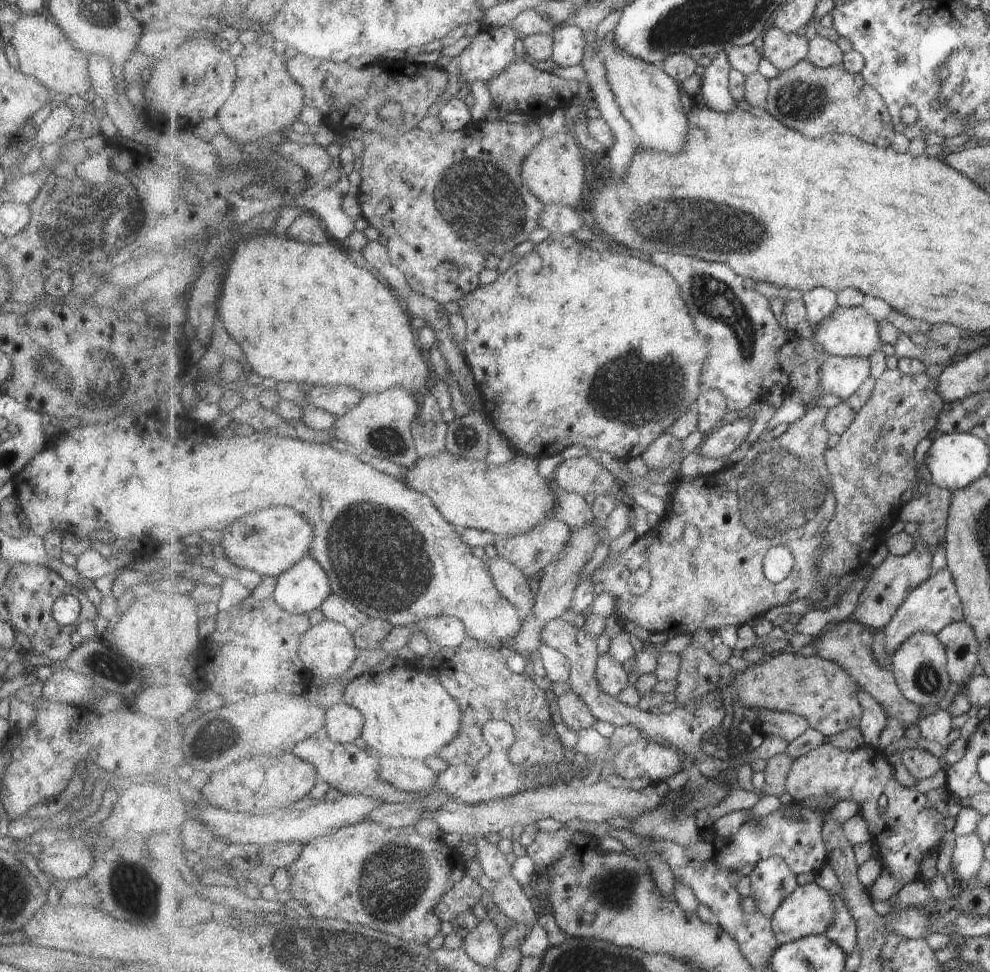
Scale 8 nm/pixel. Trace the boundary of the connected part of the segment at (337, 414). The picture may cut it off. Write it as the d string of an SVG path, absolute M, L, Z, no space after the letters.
M319 385L310 390L308 399L336 419L342 419L364 399L364 394L349 385Z

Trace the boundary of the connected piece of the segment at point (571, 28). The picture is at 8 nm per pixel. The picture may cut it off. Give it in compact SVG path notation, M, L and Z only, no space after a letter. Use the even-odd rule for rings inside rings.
M571 24L559 25L553 37L552 59L559 67L575 67L582 64L586 38L581 27Z

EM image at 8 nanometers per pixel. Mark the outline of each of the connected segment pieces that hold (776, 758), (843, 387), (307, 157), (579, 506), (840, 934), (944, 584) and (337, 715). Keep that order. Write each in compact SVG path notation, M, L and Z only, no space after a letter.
M779 753L778 755L768 756L764 772L765 782L755 793L759 791L764 794L776 797L783 796L787 791L787 779L789 771L793 766L794 759L787 753Z
M828 355L819 367L820 387L847 401L871 376L867 357Z
M289 141L275 145L270 148L271 151L279 153L284 159L292 160L301 166L308 174L316 175L325 174L331 166L331 158L327 154L326 147L320 145L302 145Z
M550 478L551 488L554 490L556 503L554 504L554 514L559 520L565 521L570 529L576 531L585 525L592 525L597 519L593 516L591 506L585 502L581 495L569 492L557 486Z
M832 894L836 904L836 919L827 931L826 936L838 944L847 954L859 949L858 926L855 918L840 896Z
M946 566L944 569L931 575L923 584L920 584L908 599L900 606L891 623L883 629L885 634L885 652L893 656L894 652L902 644L917 632L925 631L928 633L939 634L954 622L964 620L963 604L958 596L956 578L952 570Z
M344 702L334 704L327 710L328 735L336 743L361 743L361 736L366 723L363 713Z

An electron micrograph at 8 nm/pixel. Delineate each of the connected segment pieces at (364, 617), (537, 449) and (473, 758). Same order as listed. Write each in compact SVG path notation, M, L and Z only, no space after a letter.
M333 592L322 604L318 617L344 624L351 632L359 630L360 626L370 618L366 612Z
M553 235L539 243L534 249L521 256L520 261L513 263L497 279L489 285L481 285L475 292L465 295L459 301L459 312L465 317L467 334L462 344L466 361L473 371L478 389L482 394L485 414L497 425L497 428L511 448L521 455L533 456L539 460L563 452L573 444L583 444L587 448L599 452L608 452L620 462L628 462L633 457L645 454L655 440L673 428L680 417L689 411L702 395L704 385L702 375L705 363L708 362L712 350L712 340L697 332L695 320L689 312L687 302L683 302L681 288L677 280L665 272L665 268L651 264L649 260L635 258L633 252L626 254L611 252L604 247L602 251L588 248L585 242L579 242L571 235Z
M468 636L453 657L441 661L437 677L460 704L463 722L461 732L439 750L437 757L447 766L474 765L483 760L492 751L484 737L484 726L491 720L508 722L515 729L516 741L508 750L508 757L518 767L526 771L537 767L539 772L549 763L570 763L575 758L576 750L561 744L551 723L545 692L533 683L531 677L511 671L505 658L505 652Z

